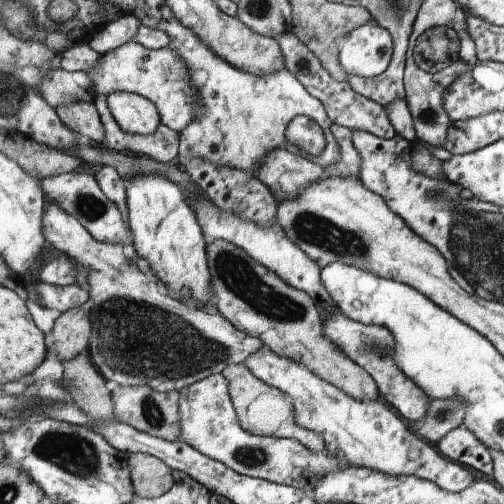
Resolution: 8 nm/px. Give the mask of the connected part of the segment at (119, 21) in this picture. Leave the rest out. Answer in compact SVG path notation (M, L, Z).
M132 13L121 14L116 20L112 20L104 25L102 30L93 34L89 42L90 48L102 56L124 43L134 40L141 25L141 22Z

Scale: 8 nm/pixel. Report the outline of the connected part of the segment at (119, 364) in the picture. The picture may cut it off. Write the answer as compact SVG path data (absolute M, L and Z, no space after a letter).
M46 204L46 213L43 215L43 230L45 233L48 246L55 248L60 253L65 253L68 257L72 258L75 262L78 262L82 267L87 269L87 282L90 285L89 298L91 305L88 308L89 321L92 323L93 334L90 337L88 344L88 355L91 357L93 364L96 366L100 374L108 381L114 380L119 385L130 386L130 385L146 385L155 391L162 391L167 393L173 390L181 391L184 387L190 386L203 378L209 377L210 375L221 373L224 367L235 365L238 363L244 363L251 355L257 353L266 344L264 344L261 338L253 337L252 335L246 334L240 328L237 328L220 312L210 313L200 307L193 307L190 303L185 300L178 300L172 298L168 292L163 291L160 282L151 274L132 261L129 257L129 248L119 242L100 242L95 239L93 235L86 230L85 226L73 215L69 215L66 211L63 211L61 207L56 204Z

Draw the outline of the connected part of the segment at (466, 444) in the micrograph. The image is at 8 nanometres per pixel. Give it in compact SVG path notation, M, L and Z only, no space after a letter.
M463 424L451 430L438 442L439 449L449 459L474 468L480 477L490 479L493 473L491 449L484 446L476 435Z

